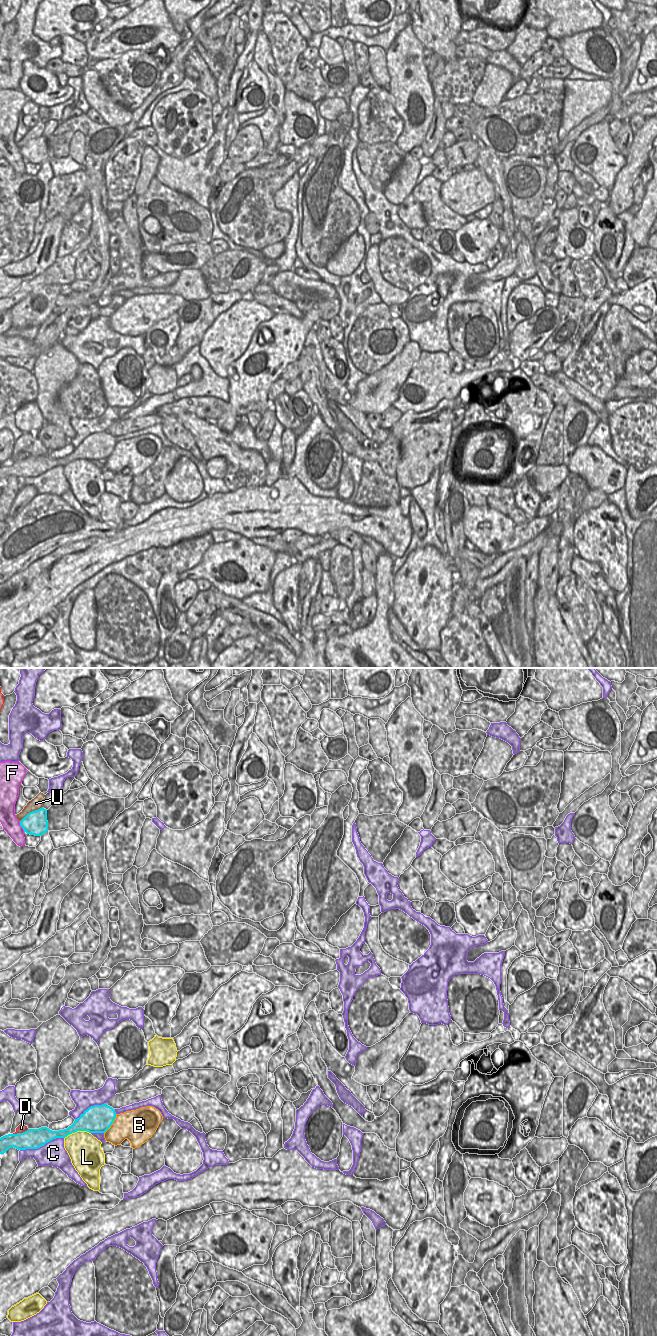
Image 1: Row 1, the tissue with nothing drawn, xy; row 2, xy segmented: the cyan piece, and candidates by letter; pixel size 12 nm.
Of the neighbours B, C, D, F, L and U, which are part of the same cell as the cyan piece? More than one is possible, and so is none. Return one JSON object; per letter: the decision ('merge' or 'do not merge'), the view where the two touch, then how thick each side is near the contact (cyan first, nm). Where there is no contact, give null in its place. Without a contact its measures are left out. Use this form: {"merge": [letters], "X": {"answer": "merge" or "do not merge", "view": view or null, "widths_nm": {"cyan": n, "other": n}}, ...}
{"merge": [], "B": {"answer": "do not merge", "view": "xy", "widths_nm": {"cyan": 340, "other": 340}}, "C": {"answer": "do not merge", "view": "xy", "widths_nm": {"cyan": 240, "other": 300}}, "D": {"answer": "do not merge", "view": "xy", "widths_nm": {"cyan": 240, "other": 100}}, "F": {"answer": "do not merge", "view": "xy", "widths_nm": {"cyan": 280, "other": 200}}, "L": {"answer": "do not merge", "view": "xy", "widths_nm": {"cyan": 320, "other": 400}}, "U": {"answer": "do not merge", "view": "xy", "widths_nm": {"cyan": 280, "other": 140}}}

